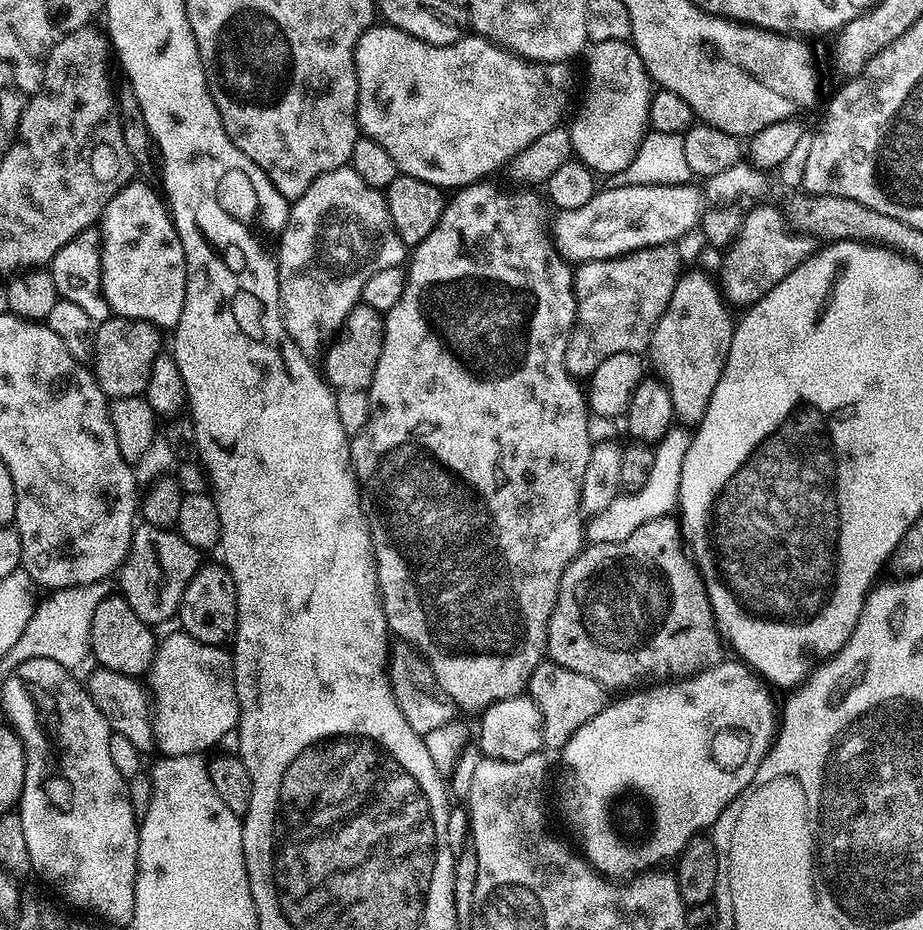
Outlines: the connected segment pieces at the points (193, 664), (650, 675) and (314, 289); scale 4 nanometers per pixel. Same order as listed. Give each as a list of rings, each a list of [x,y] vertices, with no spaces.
[[[181,630],[163,637],[156,645],[156,656],[146,673],[150,689],[152,738],[157,749],[165,756],[194,756],[207,753],[207,748],[219,745],[224,735],[237,727],[240,703],[236,697],[236,683],[232,673],[232,653],[227,647],[203,644]]]
[[[663,516],[657,520],[646,522],[617,544],[589,543],[573,558],[570,566],[562,574],[562,582],[558,586],[558,598],[554,602],[554,610],[548,623],[547,659],[562,665],[563,668],[574,670],[578,674],[586,674],[586,678],[594,678],[605,690],[624,688],[620,690],[636,690],[641,686],[655,686],[674,680],[684,680],[687,676],[696,676],[715,664],[721,663],[726,656],[726,644],[722,639],[720,629],[710,606],[708,592],[704,589],[704,579],[700,577],[700,569],[696,567],[691,555],[686,551],[681,526],[672,516]]]
[[[350,166],[314,178],[310,190],[289,207],[288,225],[278,237],[276,269],[280,283],[280,316],[292,341],[310,358],[319,357],[329,341],[343,329],[352,307],[361,303],[366,282],[370,282],[378,270],[401,267],[405,260],[406,246],[394,230],[388,197],[381,189],[362,182]]]

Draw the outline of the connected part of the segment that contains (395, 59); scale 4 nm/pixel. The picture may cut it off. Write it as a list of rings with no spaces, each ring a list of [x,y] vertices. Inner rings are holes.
[[[383,27],[367,28],[362,34],[362,38],[358,38],[356,43],[356,81],[358,82],[356,123],[363,135],[378,142],[378,146],[383,146],[386,154],[390,154],[390,158],[394,158],[397,169],[403,175],[422,178],[422,182],[430,182],[435,188],[441,190],[462,189],[467,184],[483,181],[490,177],[488,175],[491,172],[496,172],[499,168],[501,171],[517,153],[524,150],[526,146],[530,146],[530,142],[534,142],[534,138],[542,138],[542,134],[546,134],[546,130],[557,127],[563,121],[560,119],[564,116],[564,107],[568,104],[568,91],[572,88],[572,72],[568,69],[567,63],[537,64],[529,62],[475,34],[466,34],[453,44],[427,44],[414,38],[410,33],[404,32],[401,28]]]

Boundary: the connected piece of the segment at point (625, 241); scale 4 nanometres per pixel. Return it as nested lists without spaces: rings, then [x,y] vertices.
[[[689,182],[687,184],[678,185],[626,185],[621,188],[605,187],[597,191],[594,198],[590,198],[590,202],[586,202],[586,206],[578,206],[578,210],[566,210],[565,212],[557,211],[556,217],[552,220],[552,232],[550,228],[550,239],[556,247],[557,253],[563,256],[569,262],[587,262],[589,260],[614,260],[617,256],[625,256],[627,252],[633,252],[639,248],[649,248],[655,244],[670,244],[679,241],[679,236],[684,236],[688,231],[695,229],[700,223],[700,214],[702,211],[702,203],[700,204],[700,192],[695,188],[695,183]]]

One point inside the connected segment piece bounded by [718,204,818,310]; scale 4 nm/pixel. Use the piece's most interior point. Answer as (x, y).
(764, 251)

